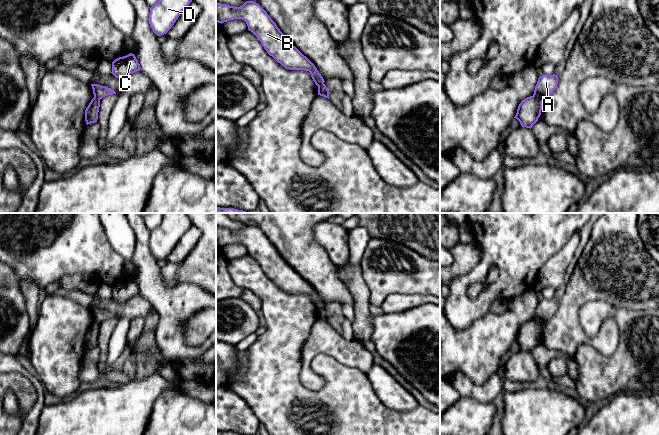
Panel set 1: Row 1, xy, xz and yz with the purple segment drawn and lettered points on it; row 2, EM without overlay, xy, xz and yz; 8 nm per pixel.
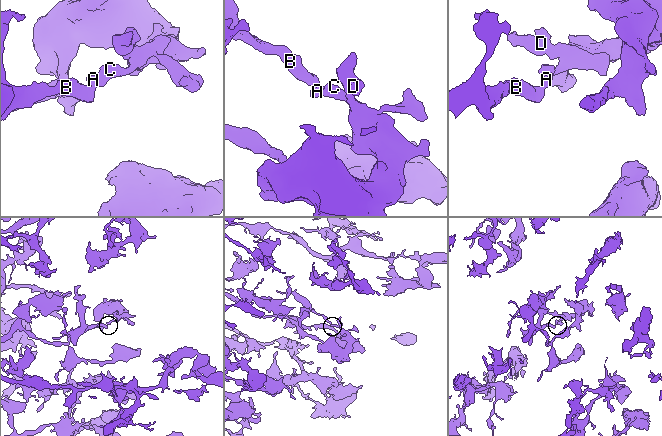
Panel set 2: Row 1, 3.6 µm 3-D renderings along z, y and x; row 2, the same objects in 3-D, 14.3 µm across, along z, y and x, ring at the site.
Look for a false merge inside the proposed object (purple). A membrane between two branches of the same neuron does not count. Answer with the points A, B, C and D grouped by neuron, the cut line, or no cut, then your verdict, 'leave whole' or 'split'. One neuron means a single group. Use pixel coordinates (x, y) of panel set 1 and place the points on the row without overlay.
A C D / B | yz (533, 319), (541, 326) | split

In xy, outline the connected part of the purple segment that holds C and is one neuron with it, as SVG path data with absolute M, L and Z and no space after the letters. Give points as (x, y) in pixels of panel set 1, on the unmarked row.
M130 277L119 281L112 286L112 298L119 303L124 303L130 298L140 295L141 291L135 279Z

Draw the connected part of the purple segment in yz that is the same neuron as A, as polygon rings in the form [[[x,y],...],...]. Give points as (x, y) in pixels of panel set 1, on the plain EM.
[[[543,298],[538,302],[533,320],[539,325],[543,326],[553,317],[553,315],[557,312],[557,309],[558,309],[557,299]]]

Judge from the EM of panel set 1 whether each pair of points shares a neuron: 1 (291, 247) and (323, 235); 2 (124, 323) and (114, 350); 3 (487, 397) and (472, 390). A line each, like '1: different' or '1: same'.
1: different
2: same
3: same

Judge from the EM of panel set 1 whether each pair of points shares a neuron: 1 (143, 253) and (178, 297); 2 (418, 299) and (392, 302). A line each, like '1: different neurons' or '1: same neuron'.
1: same neuron
2: same neuron

